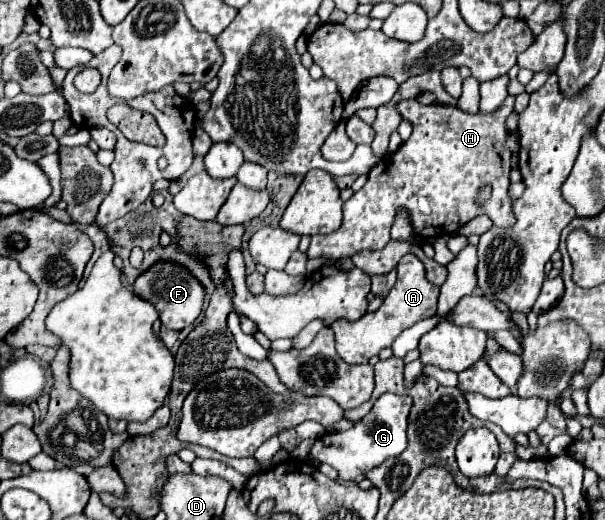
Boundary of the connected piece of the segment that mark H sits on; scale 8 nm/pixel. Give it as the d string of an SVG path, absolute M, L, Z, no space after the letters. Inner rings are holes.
M508 96L504 100L504 104L498 108L498 112L492 116L490 114L464 114L464 112L460 112L460 108L440 106L440 104L422 106L416 100L402 100L398 104L398 110L400 110L402 118L412 122L412 126L414 126L412 136L396 152L384 156L370 170L368 182L358 192L354 192L350 200L344 202L342 226L332 234L312 236L312 242L308 248L308 258L324 258L326 264L334 264L336 260L350 258L362 250L384 248L390 240L390 226L392 226L394 214L400 206L410 212L416 234L426 240L438 238L440 230L446 234L454 234L454 232L458 232L458 228L462 228L466 222L470 222L478 214L490 216L494 226L500 226L500 228L508 228L508 226L516 224L516 216L512 214L514 200L508 194L512 152L506 148L506 140L510 136L510 132L506 128L506 118L514 110L514 96ZM482 184L490 184L494 192L492 192L492 198L488 200L488 204L482 210L478 210L478 206L474 204L474 194L478 192L478 188Z

